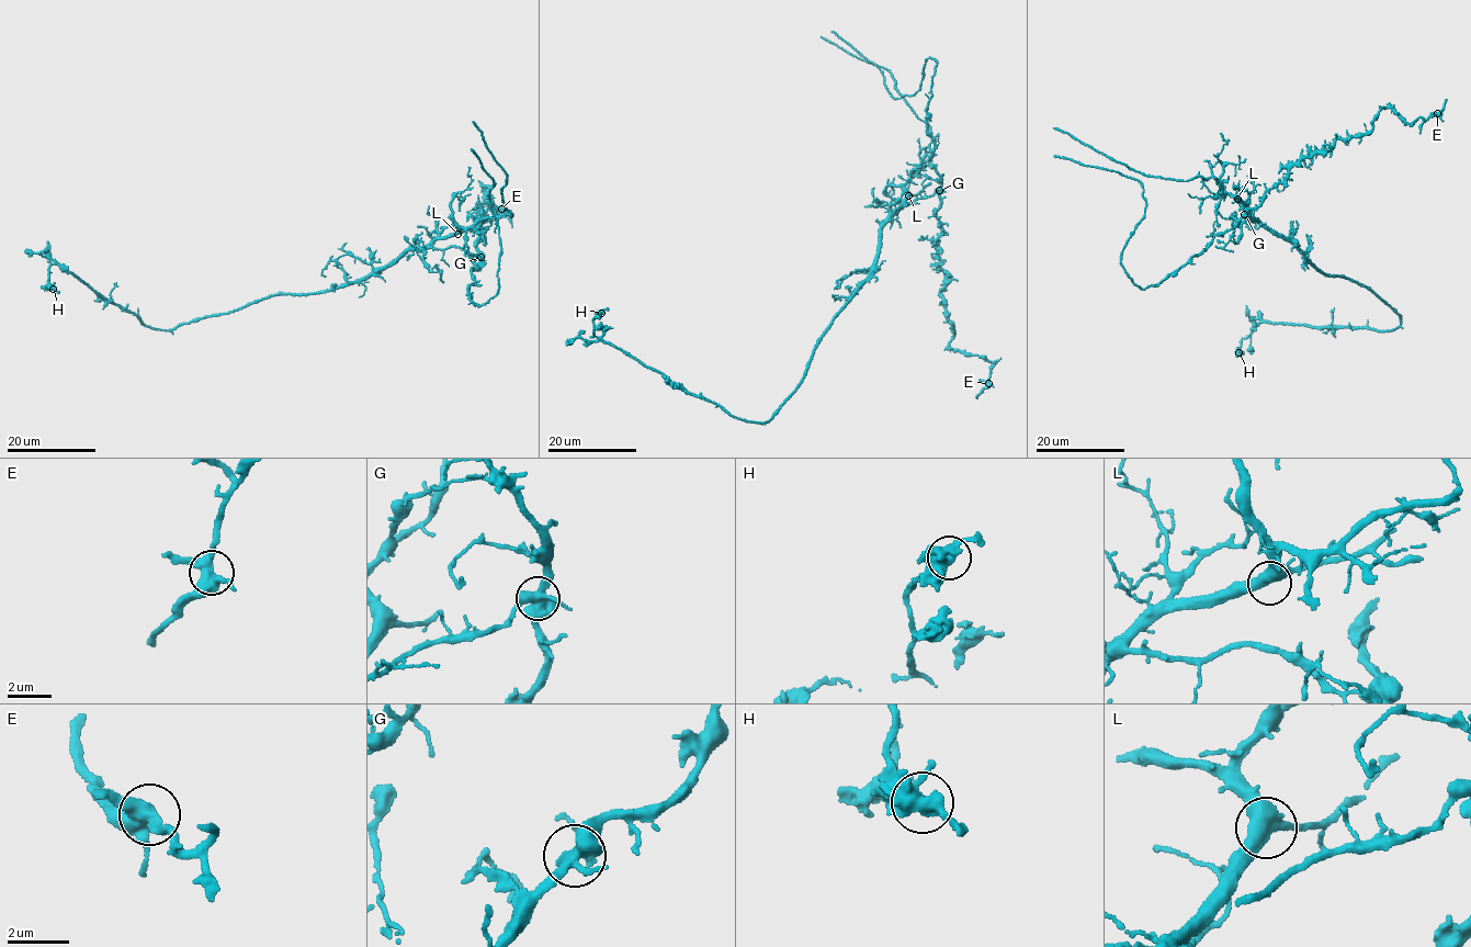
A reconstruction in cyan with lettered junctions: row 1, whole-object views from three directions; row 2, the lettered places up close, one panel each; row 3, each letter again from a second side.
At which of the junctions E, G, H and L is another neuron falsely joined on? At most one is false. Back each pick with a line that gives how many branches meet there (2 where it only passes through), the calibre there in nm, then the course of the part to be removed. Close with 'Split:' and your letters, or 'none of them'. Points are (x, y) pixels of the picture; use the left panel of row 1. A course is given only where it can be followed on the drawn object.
G: 4 | 500 nm | (481, 257), (467, 290), (479, 306), (498, 288), (501, 246), (489, 194), (495, 184), (471, 148)
Split: G

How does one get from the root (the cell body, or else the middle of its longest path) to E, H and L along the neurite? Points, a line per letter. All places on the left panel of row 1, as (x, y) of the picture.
E: (380, 269), (407, 250), (456, 247), (477, 256), (481, 185), (494, 209), (510, 213), (501, 209)
H: (380, 269), (327, 292), (270, 296), (168, 330), (142, 325), (53, 263), (48, 274), (53, 289)
L: (380, 269), (407, 250), (423, 249), (436, 239), (457, 234)

